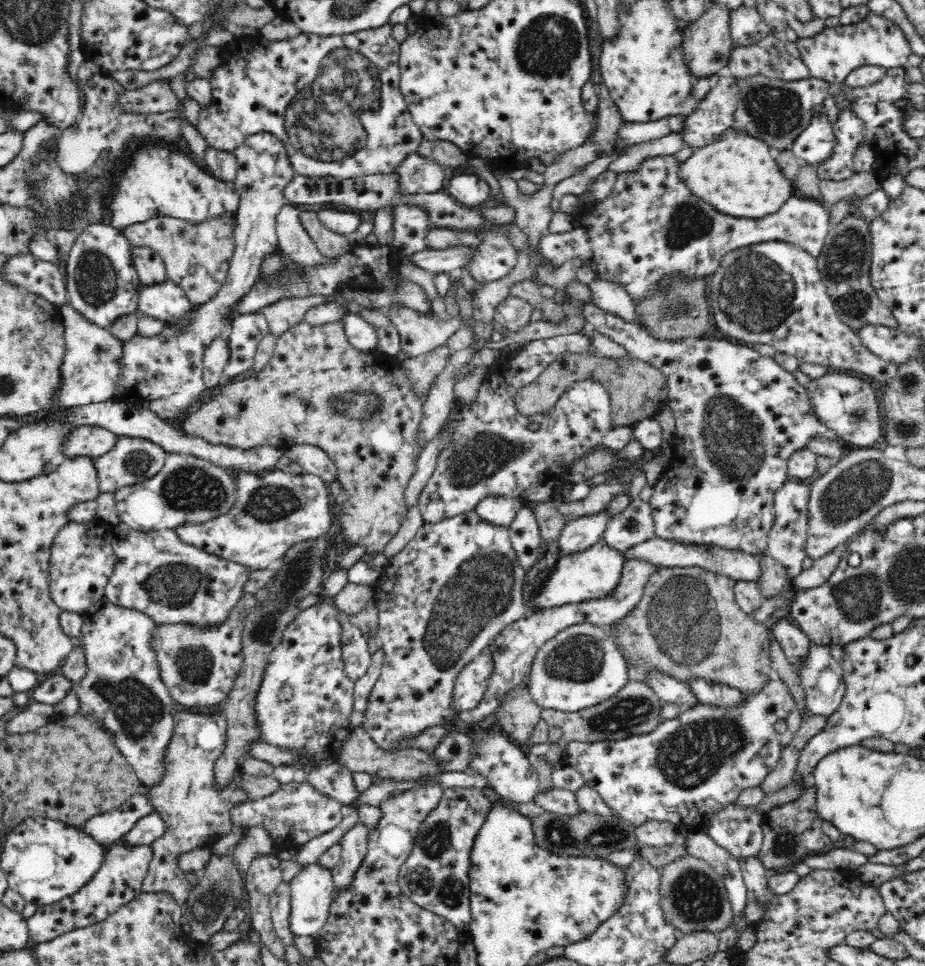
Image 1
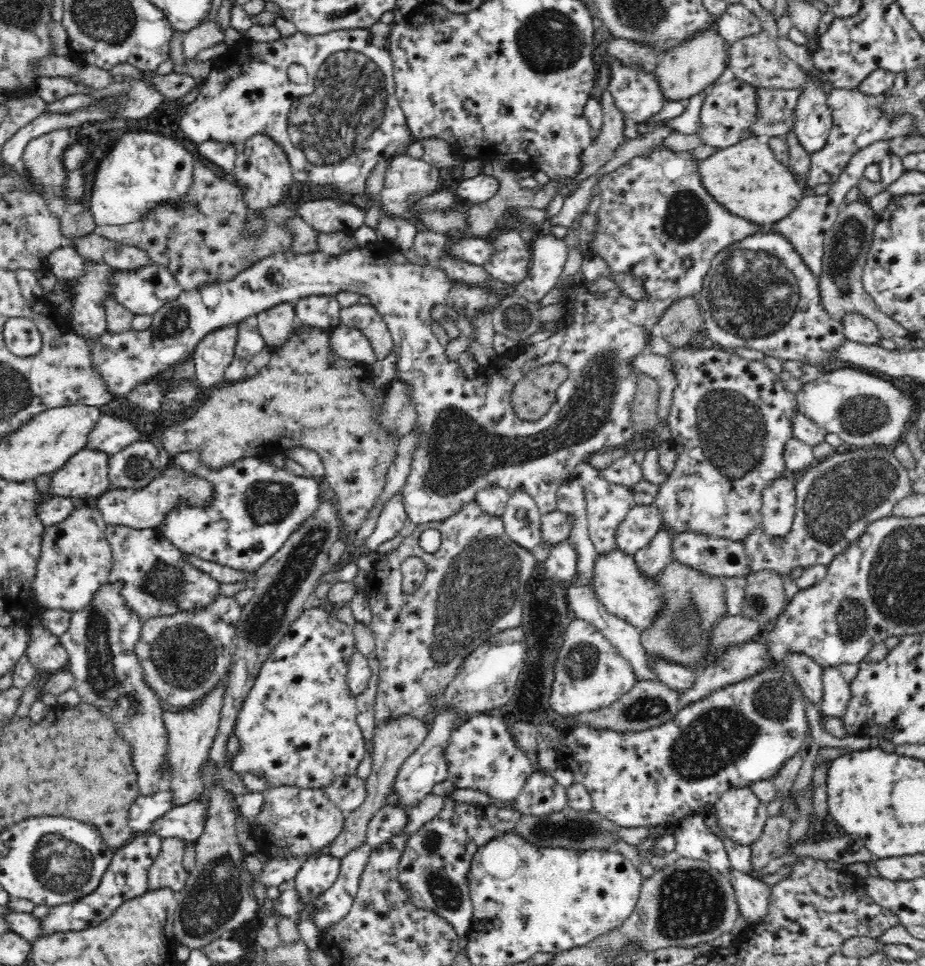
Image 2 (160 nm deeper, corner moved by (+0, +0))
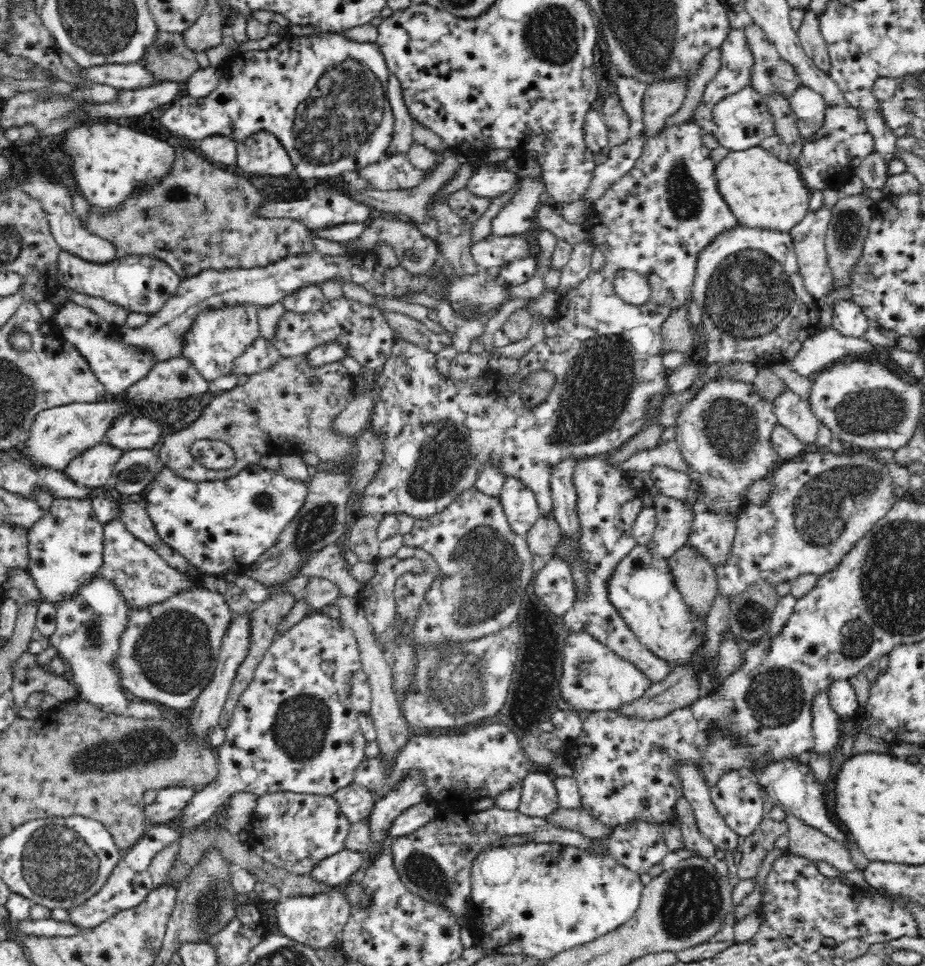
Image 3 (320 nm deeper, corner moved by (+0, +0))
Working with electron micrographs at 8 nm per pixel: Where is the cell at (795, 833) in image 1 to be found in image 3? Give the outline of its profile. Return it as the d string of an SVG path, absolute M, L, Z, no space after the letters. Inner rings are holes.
M764 818L750 836L743 838L741 843L742 859L737 864L737 875L740 881L754 879L758 866L766 858L766 853L772 850L772 844L779 836L786 834L787 823Z

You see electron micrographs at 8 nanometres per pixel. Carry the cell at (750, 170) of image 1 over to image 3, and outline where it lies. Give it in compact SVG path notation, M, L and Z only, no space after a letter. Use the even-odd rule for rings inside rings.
M760 146L730 151L728 156L716 165L715 173L720 194L740 225L790 233L809 212L808 201L812 191L803 181L797 164L794 161L780 160Z

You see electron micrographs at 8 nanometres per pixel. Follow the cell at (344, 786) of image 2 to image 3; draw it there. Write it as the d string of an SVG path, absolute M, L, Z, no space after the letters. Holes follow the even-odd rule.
M352 782L332 795L351 824L368 821L376 799L368 789Z

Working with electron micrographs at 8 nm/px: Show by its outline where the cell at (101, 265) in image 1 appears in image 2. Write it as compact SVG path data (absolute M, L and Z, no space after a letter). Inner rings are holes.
M88 262L87 273L70 286L75 297L65 318L74 334L86 342L97 341L106 334L106 313L100 302L110 295L110 285L106 280L112 272L108 264Z

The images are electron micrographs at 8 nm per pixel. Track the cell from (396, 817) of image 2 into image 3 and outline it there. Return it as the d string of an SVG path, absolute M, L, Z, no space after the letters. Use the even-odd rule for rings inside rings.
M425 801L418 804L412 804L408 808L404 808L396 817L396 820L389 828L387 839L383 842L382 848L390 847L392 840L398 836L406 836L418 830L421 826L428 824L432 819L436 818L438 811L435 806Z

